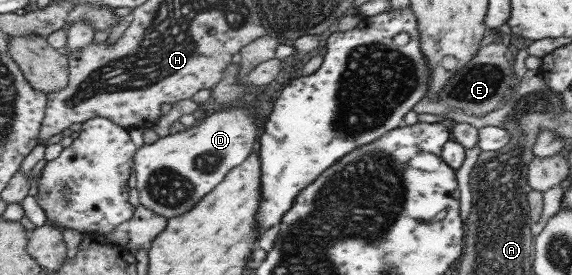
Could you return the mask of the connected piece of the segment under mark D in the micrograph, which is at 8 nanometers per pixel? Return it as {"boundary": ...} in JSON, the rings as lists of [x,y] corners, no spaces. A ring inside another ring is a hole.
{"boundary":[[[251,107],[221,108],[181,133],[167,134],[137,148],[130,161],[138,203],[161,217],[177,217],[189,211],[223,176],[253,151],[257,117]]]}

